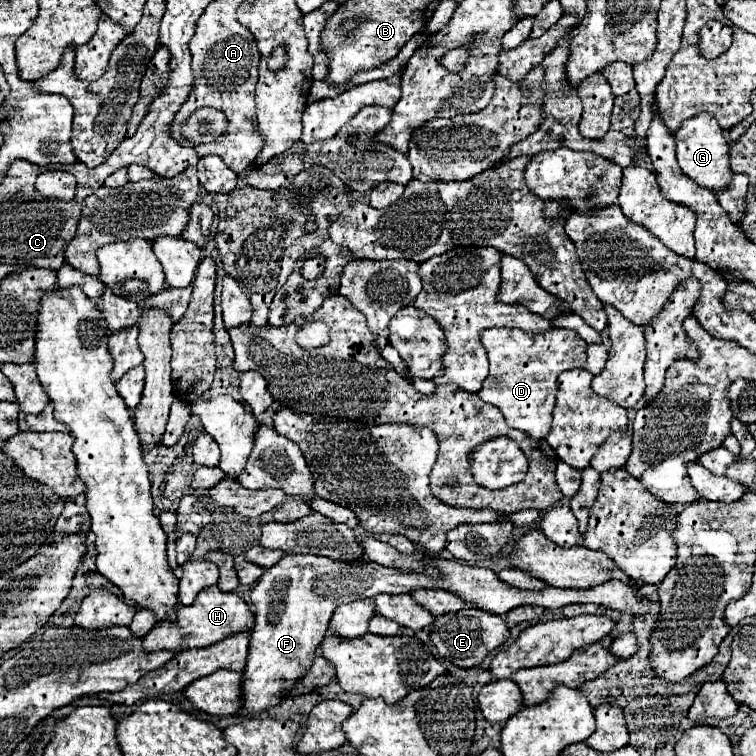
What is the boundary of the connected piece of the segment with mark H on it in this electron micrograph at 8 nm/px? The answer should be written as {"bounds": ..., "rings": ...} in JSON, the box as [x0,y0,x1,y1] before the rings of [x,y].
{"bounds":[144,586,254,652],"rings":[[[210,586],[208,590],[202,590],[196,596],[196,602],[192,606],[178,606],[178,620],[176,622],[160,622],[156,624],[146,636],[144,636],[144,650],[146,652],[158,652],[158,650],[168,650],[168,652],[184,652],[190,648],[206,648],[212,646],[232,634],[238,632],[250,632],[254,626],[254,614],[250,612],[248,604],[236,596],[236,594],[226,594],[218,586]]]}

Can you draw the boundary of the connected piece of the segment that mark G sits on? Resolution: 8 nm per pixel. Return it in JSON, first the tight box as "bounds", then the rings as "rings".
{"bounds":[674,114,732,194],"rings":[[[698,114],[696,118],[690,118],[684,122],[684,126],[674,134],[676,138],[676,156],[682,172],[690,176],[700,186],[708,188],[710,192],[718,194],[720,190],[728,188],[732,182],[732,170],[730,170],[730,146],[724,138],[724,132],[720,130],[718,122],[708,114]]]}

